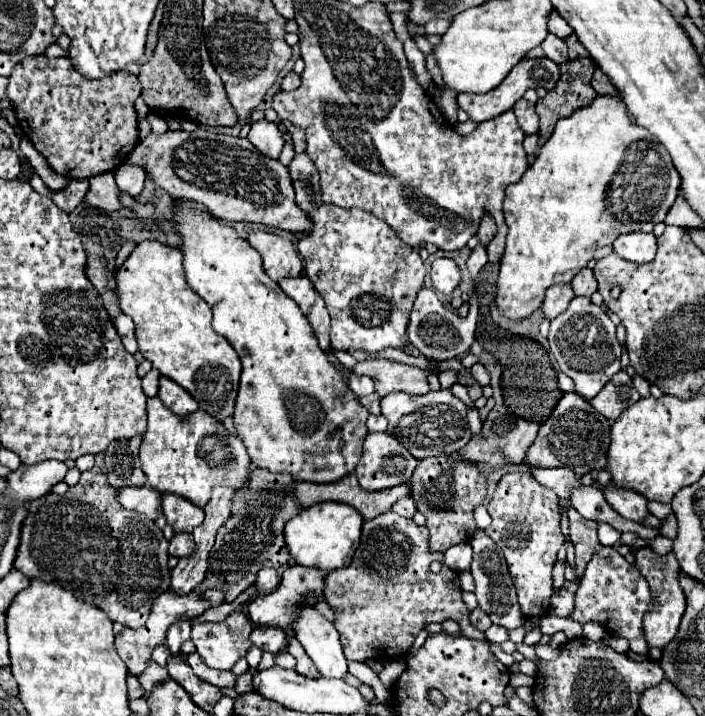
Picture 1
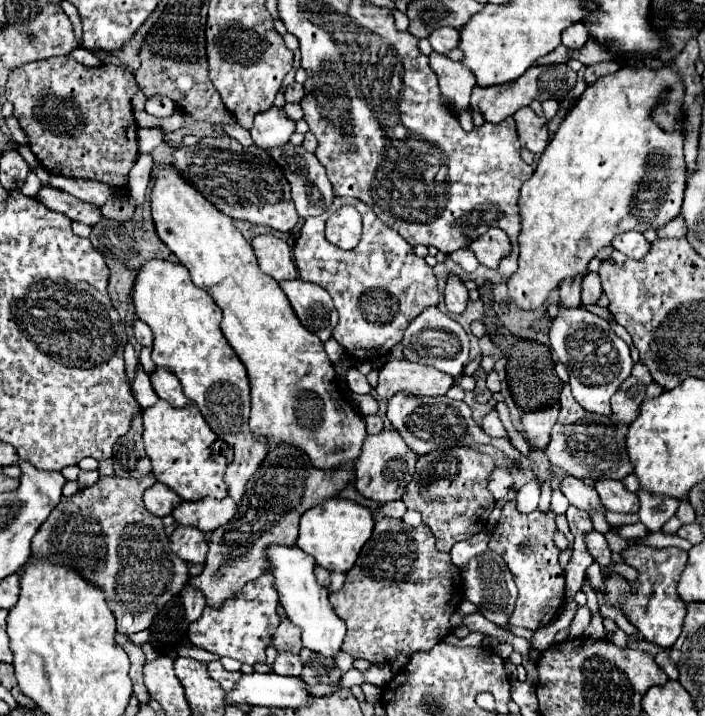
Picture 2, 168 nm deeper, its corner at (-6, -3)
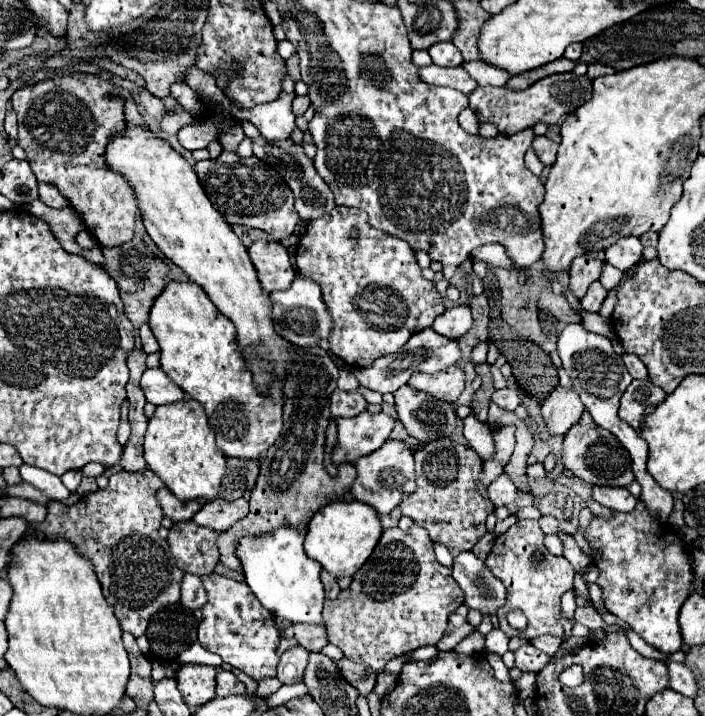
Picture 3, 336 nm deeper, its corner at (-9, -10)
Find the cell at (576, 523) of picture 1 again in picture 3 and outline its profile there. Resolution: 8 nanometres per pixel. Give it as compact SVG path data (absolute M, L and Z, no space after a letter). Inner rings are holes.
M571 590L571 592L567 592L567 594L563 596L563 606L561 606L561 610L563 610L563 618L567 618L567 620L573 620L573 612L575 612L575 608L577 608L573 596L575 596L575 590Z

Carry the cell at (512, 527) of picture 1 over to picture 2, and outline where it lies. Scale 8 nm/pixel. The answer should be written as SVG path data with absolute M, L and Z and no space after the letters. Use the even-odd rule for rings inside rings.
M508 501L502 507L500 521L490 537L488 547L496 553L500 553L510 567L516 587L518 587L518 601L516 609L510 617L510 625L526 627L536 631L538 627L544 627L552 623L556 617L560 605L564 603L564 571L558 565L560 549L554 545L552 537L558 531L556 529L556 513L552 509L548 511L532 511L532 513L520 513L516 509L516 501Z

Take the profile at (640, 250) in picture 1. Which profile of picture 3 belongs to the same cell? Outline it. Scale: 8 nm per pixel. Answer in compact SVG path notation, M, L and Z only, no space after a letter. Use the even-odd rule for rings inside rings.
M627 236L627 238L617 240L613 246L605 248L605 262L627 272L633 264L639 262L641 250L643 250L643 244L639 242L639 238Z

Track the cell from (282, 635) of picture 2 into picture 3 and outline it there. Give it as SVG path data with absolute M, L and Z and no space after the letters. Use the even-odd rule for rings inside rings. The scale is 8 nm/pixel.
M291 624L283 636L295 638L309 652L319 652L327 644L325 624Z

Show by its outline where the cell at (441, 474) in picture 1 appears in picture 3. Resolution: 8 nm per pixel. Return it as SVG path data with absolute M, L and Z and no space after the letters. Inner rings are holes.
M451 438L427 442L415 452L415 482L417 488L401 504L401 514L425 528L431 540L441 542L453 556L471 550L487 532L485 518L495 510L487 498L487 490L479 482L481 458L469 446Z

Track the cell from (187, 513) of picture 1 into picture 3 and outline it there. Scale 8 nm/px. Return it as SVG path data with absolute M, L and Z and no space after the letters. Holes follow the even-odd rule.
M245 498L225 502L225 500L213 500L203 504L203 508L193 516L193 520L199 526L209 526L215 532L229 530L237 520L245 518L249 512L249 502Z

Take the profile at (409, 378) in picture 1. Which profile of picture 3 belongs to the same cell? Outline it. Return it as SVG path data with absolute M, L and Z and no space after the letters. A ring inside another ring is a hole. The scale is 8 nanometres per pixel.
M451 366L447 370L441 370L437 374L423 374L415 372L409 380L411 386L417 390L429 392L431 396L445 400L445 402L457 402L465 388L465 372L459 366Z

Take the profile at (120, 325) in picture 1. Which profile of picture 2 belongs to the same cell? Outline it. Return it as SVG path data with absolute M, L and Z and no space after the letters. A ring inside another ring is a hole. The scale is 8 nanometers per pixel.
M134 321L134 337L142 347L152 347L152 331L146 323Z

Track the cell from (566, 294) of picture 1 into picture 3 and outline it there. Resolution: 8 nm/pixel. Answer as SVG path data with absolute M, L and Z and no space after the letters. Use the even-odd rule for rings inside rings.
M577 256L573 262L571 262L571 280L569 280L569 288L573 290L573 294L577 298L585 296L587 288L591 286L591 282L599 280L601 276L601 270L603 270L603 260L597 260L595 256Z

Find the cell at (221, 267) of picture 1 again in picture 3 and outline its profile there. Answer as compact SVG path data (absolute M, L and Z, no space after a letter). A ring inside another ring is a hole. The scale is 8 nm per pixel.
M125 122L125 130L113 134L113 138L109 140L107 150L105 150L105 164L113 172L121 174L133 188L145 230L153 238L153 242L161 248L161 252L173 264L177 264L189 276L191 282L199 284L207 292L209 300L217 306L217 310L235 324L239 344L245 350L245 354L249 356L249 368L255 374L257 388L267 390L271 384L273 372L277 372L279 380L285 380L285 364L289 364L289 360L287 360L289 358L289 342L281 340L281 336L275 336L273 322L269 320L269 296L263 292L263 288L259 288L261 284L257 284L257 272L249 260L247 248L235 236L235 232L225 222L225 218L213 208L203 186L199 184L199 178L197 178L193 166L165 138L151 132L145 124L139 126L133 122Z

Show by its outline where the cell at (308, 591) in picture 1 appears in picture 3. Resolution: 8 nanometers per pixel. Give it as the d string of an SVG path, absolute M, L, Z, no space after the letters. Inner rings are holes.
M321 570L321 582L323 582L323 586L325 586L325 596L329 598L329 600L333 600L333 598L337 598L339 596L339 584L337 584L337 580L329 574L329 572L325 572L325 570Z

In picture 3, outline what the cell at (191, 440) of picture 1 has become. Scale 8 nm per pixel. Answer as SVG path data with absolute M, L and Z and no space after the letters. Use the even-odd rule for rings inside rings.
M183 398L173 404L157 406L145 432L143 452L147 466L161 476L179 500L219 498L221 478L225 474L225 456L215 446L215 434L211 432L205 410L197 400Z

